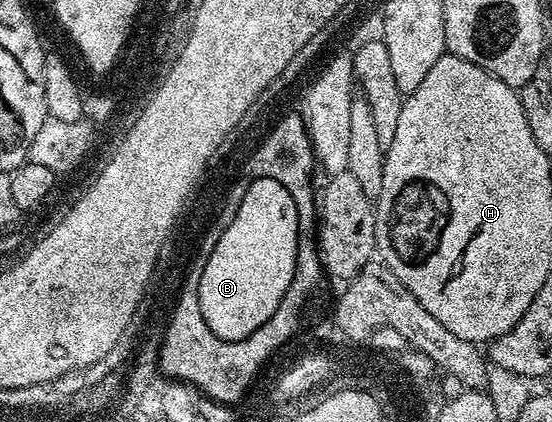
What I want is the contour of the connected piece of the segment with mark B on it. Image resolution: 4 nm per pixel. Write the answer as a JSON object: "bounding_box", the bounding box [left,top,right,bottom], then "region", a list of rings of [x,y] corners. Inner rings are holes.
{"bounding_box":[195,178,296,342],"region":[[[270,178],[252,179],[235,215],[235,220],[228,225],[222,236],[212,243],[211,249],[199,270],[201,279],[197,282],[195,298],[199,302],[199,308],[203,312],[203,320],[207,324],[207,328],[211,328],[211,332],[215,332],[215,336],[219,336],[225,342],[243,340],[247,336],[251,336],[251,332],[255,332],[255,328],[259,328],[263,324],[267,324],[267,320],[271,320],[271,312],[275,312],[275,308],[279,307],[279,300],[283,300],[283,292],[287,292],[287,284],[291,284],[291,276],[295,272],[296,236],[296,208],[295,200],[291,200],[291,192],[287,192],[287,188],[283,188],[283,184],[279,184],[279,180],[271,180]]]}

